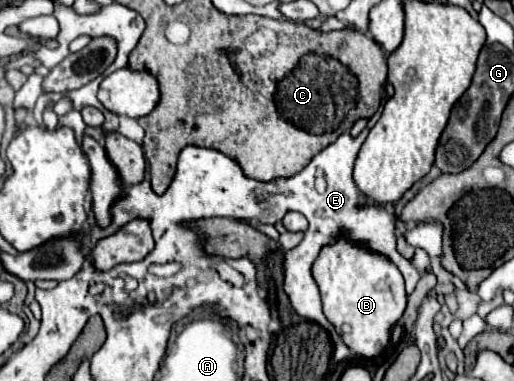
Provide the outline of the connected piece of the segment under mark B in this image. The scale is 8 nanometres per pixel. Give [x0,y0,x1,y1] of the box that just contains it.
[312,239,406,357]

